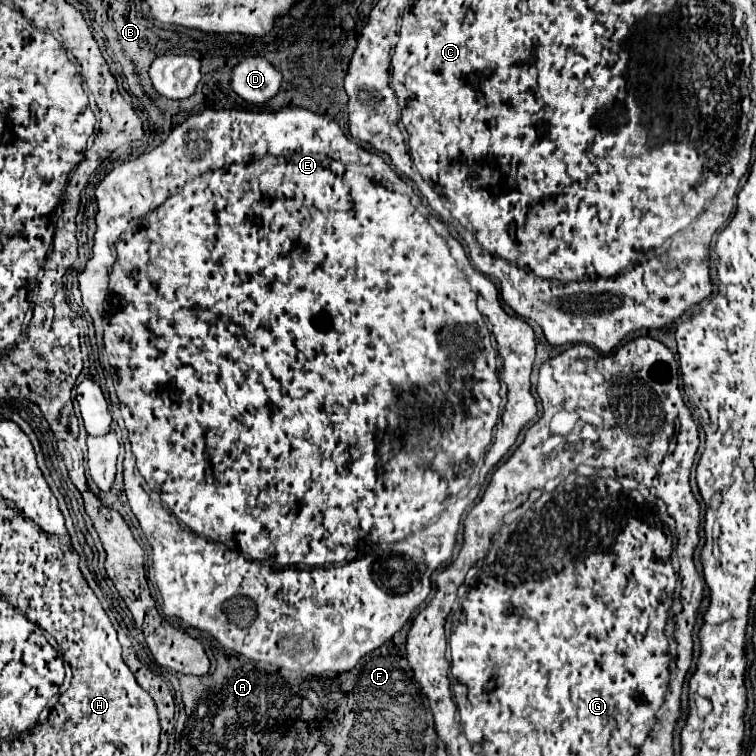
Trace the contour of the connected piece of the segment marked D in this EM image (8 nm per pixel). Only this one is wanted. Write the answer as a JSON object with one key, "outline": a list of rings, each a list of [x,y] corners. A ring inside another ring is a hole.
{"outline":[[[250,56],[232,68],[230,86],[240,98],[252,104],[264,104],[278,94],[280,82],[280,72],[266,58]]]}

